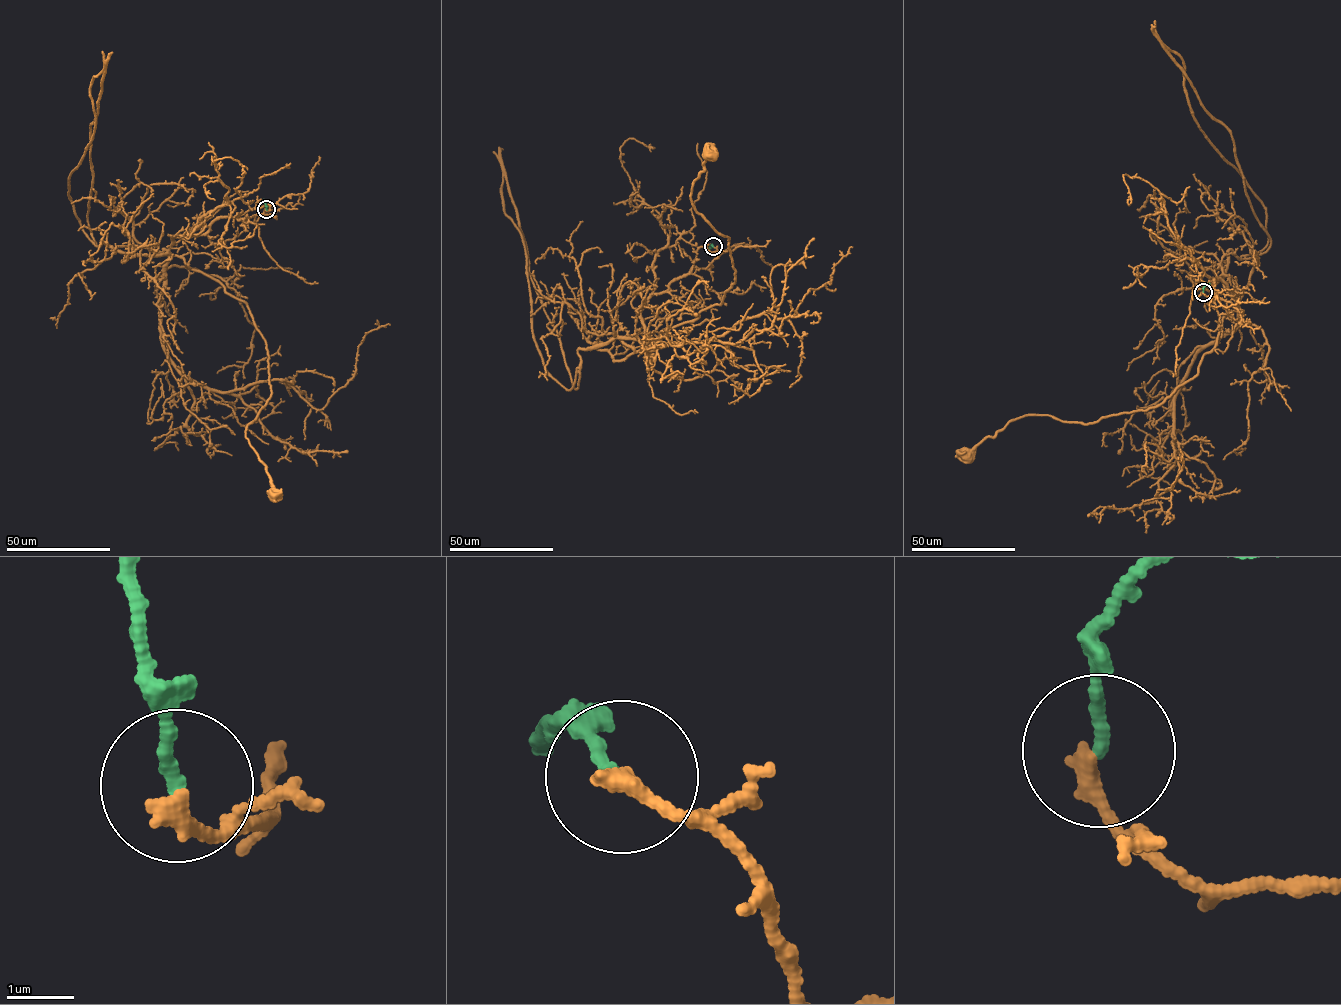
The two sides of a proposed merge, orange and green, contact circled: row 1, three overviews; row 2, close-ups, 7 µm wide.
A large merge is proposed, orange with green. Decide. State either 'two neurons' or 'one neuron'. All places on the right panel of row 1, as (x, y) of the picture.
one neuron

